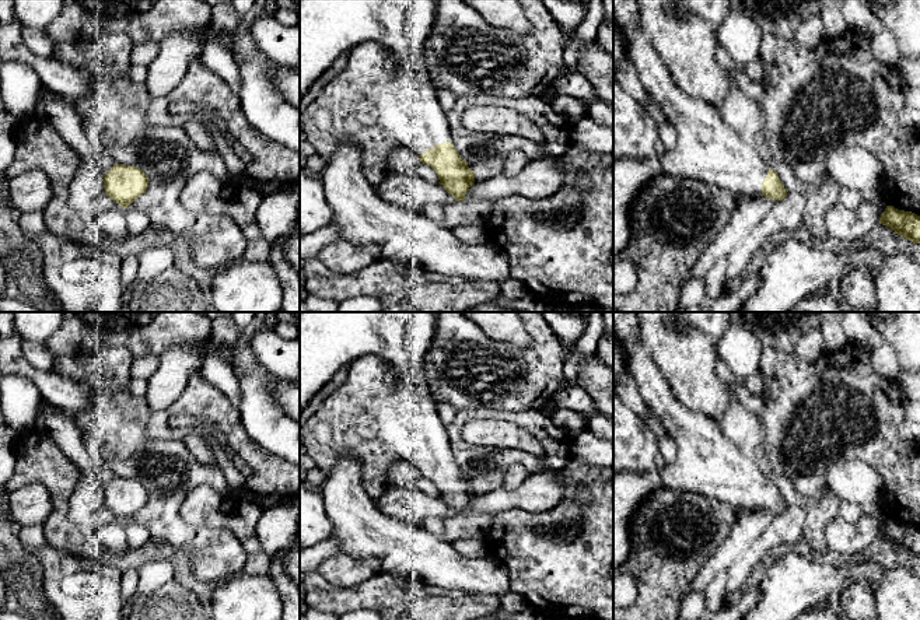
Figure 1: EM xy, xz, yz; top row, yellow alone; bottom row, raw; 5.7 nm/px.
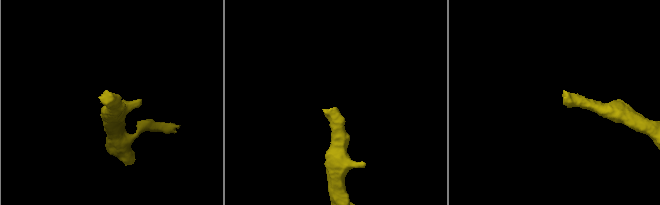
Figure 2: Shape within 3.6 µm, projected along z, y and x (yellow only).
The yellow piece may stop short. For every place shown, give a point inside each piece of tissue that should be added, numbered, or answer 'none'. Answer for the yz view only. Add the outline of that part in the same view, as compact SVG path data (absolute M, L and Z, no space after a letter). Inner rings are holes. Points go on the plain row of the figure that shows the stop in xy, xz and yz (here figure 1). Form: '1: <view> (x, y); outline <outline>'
1: yz (707, 463); outline M637 350L630 357L630 371L636 378L644 403L660 414L675 414L681 423L689 427L689 432L686 444L678 445L678 456L674 463L643 474L622 472L613 477L613 570L625 564L632 556L630 521L639 505L651 493L665 488L667 494L674 497L688 490L703 494L710 501L738 507L739 511L756 511L762 509L762 494L769 484L769 479L760 469L724 437L717 421L700 411L689 410L678 402L646 351Z

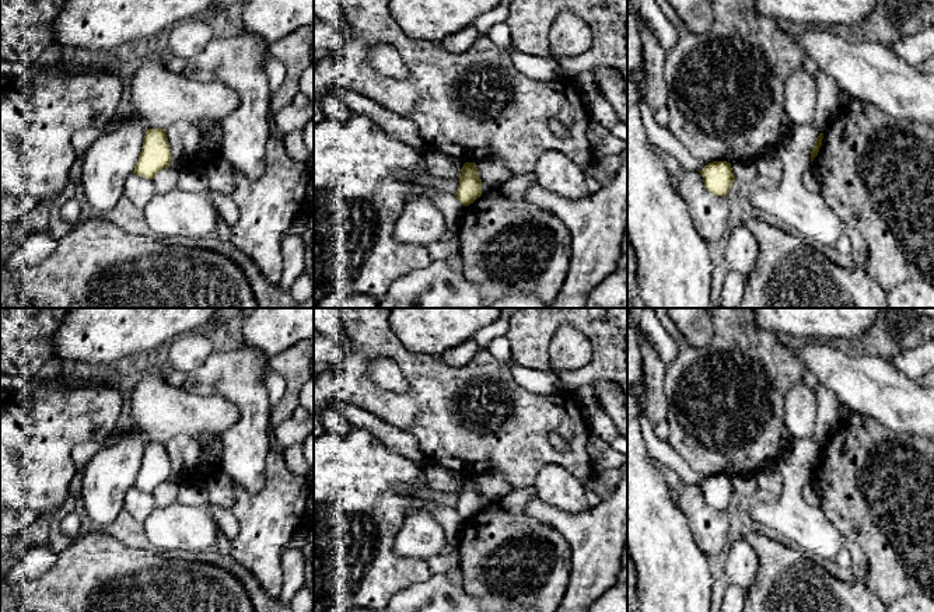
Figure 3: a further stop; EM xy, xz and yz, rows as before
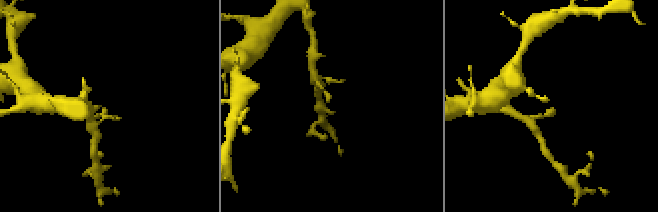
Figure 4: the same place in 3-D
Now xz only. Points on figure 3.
none

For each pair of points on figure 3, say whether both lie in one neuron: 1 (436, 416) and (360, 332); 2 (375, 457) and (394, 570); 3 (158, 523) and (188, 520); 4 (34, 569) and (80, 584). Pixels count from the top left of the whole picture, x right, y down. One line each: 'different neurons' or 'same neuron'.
1: same neuron
2: same neuron
3: same neuron
4: different neurons

